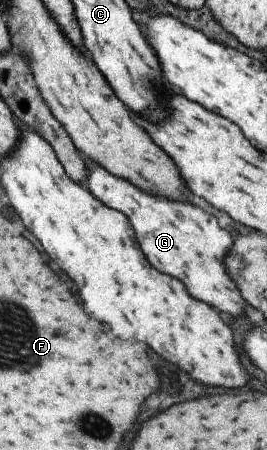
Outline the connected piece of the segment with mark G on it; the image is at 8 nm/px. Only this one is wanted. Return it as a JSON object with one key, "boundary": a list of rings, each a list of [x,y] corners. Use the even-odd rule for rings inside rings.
{"boundary":[[[86,160],[86,168],[88,173],[84,187],[87,185],[88,192],[105,207],[117,209],[127,215],[135,231],[137,243],[151,267],[179,279],[193,299],[209,303],[221,313],[237,317],[245,311],[245,303],[239,297],[235,283],[227,279],[223,267],[223,257],[231,249],[231,235],[219,229],[215,217],[193,205],[153,197],[127,180],[107,173],[101,166],[89,160]]]}

